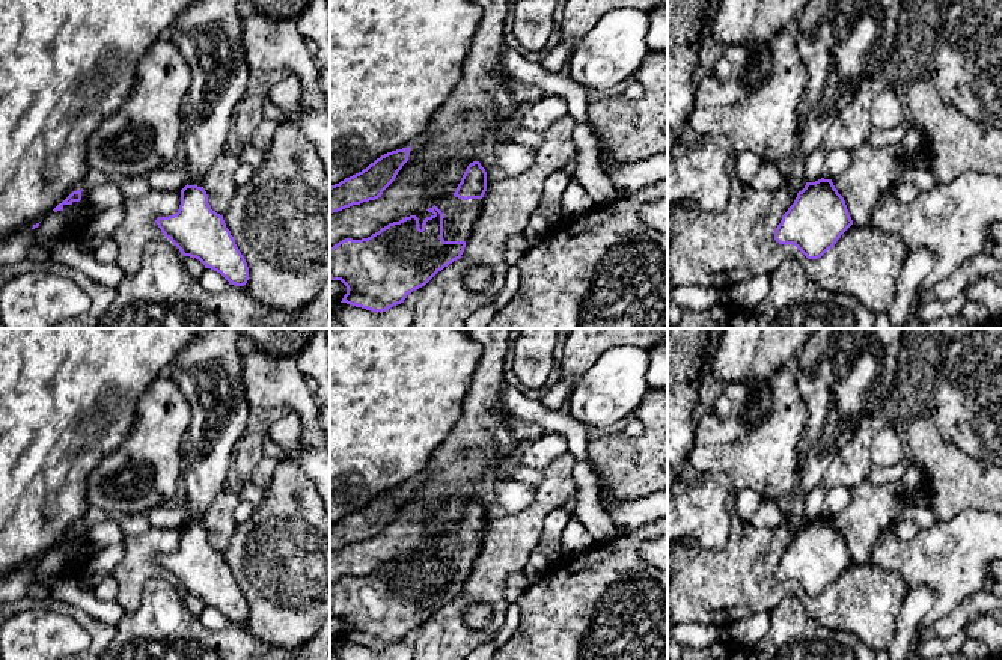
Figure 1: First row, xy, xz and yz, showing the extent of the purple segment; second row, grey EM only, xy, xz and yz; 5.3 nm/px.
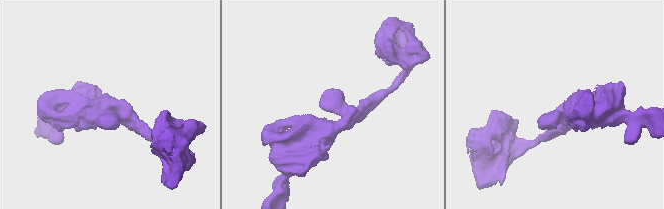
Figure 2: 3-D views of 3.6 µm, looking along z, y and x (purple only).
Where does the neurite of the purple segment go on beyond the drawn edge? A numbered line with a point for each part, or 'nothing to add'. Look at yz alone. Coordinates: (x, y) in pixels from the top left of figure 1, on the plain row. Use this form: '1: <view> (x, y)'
nothing to add

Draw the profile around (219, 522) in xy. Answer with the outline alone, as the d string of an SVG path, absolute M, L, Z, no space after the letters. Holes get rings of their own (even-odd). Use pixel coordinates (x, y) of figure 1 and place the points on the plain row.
M225 488L214 500L202 520L202 526L208 532L208 541L212 548L220 553L228 550L228 545L235 533L238 523L234 512L240 499L235 491Z

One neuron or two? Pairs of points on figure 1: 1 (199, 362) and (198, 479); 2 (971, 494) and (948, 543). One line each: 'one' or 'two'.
1: one
2: two

